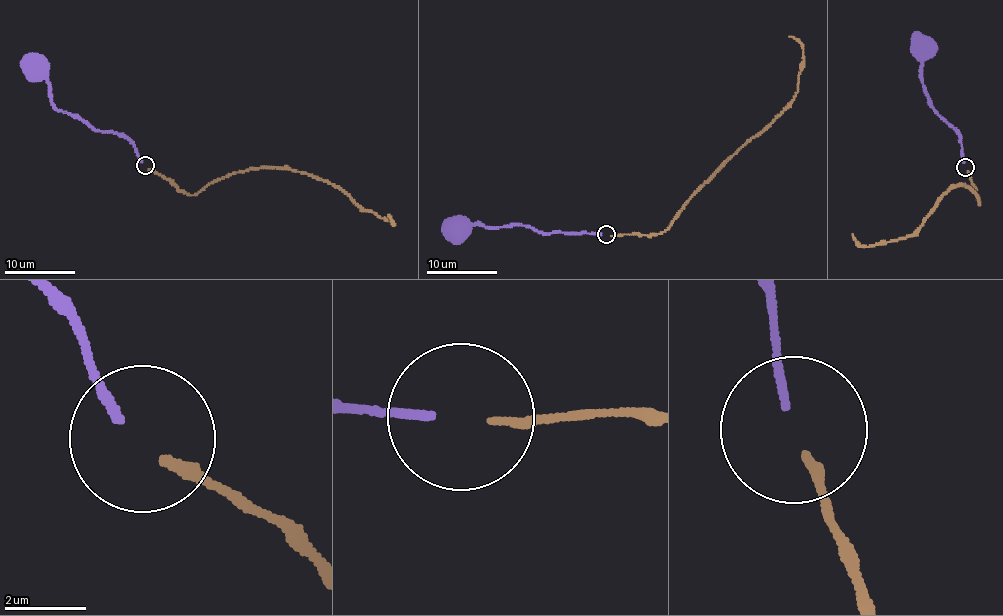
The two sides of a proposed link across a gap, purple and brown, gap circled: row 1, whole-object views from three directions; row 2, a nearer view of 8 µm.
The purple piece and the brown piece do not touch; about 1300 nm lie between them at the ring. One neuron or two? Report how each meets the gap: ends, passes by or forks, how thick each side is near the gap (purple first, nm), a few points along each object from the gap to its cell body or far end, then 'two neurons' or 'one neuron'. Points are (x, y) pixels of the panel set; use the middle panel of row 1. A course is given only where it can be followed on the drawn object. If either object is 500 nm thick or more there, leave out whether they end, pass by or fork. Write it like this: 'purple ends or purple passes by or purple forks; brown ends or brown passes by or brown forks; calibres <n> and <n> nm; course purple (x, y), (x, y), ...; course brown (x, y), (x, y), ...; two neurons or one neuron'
purple ends; brown ends; calibres 220 and 240 nm; course purple (601, 233), (543, 233), (526, 225), (485, 226), (460, 219), (457, 224); course brown (610, 235), (665, 231), (697, 190), (773, 121), (798, 91), (804, 60), (803, 46), (789, 36); two neurons

